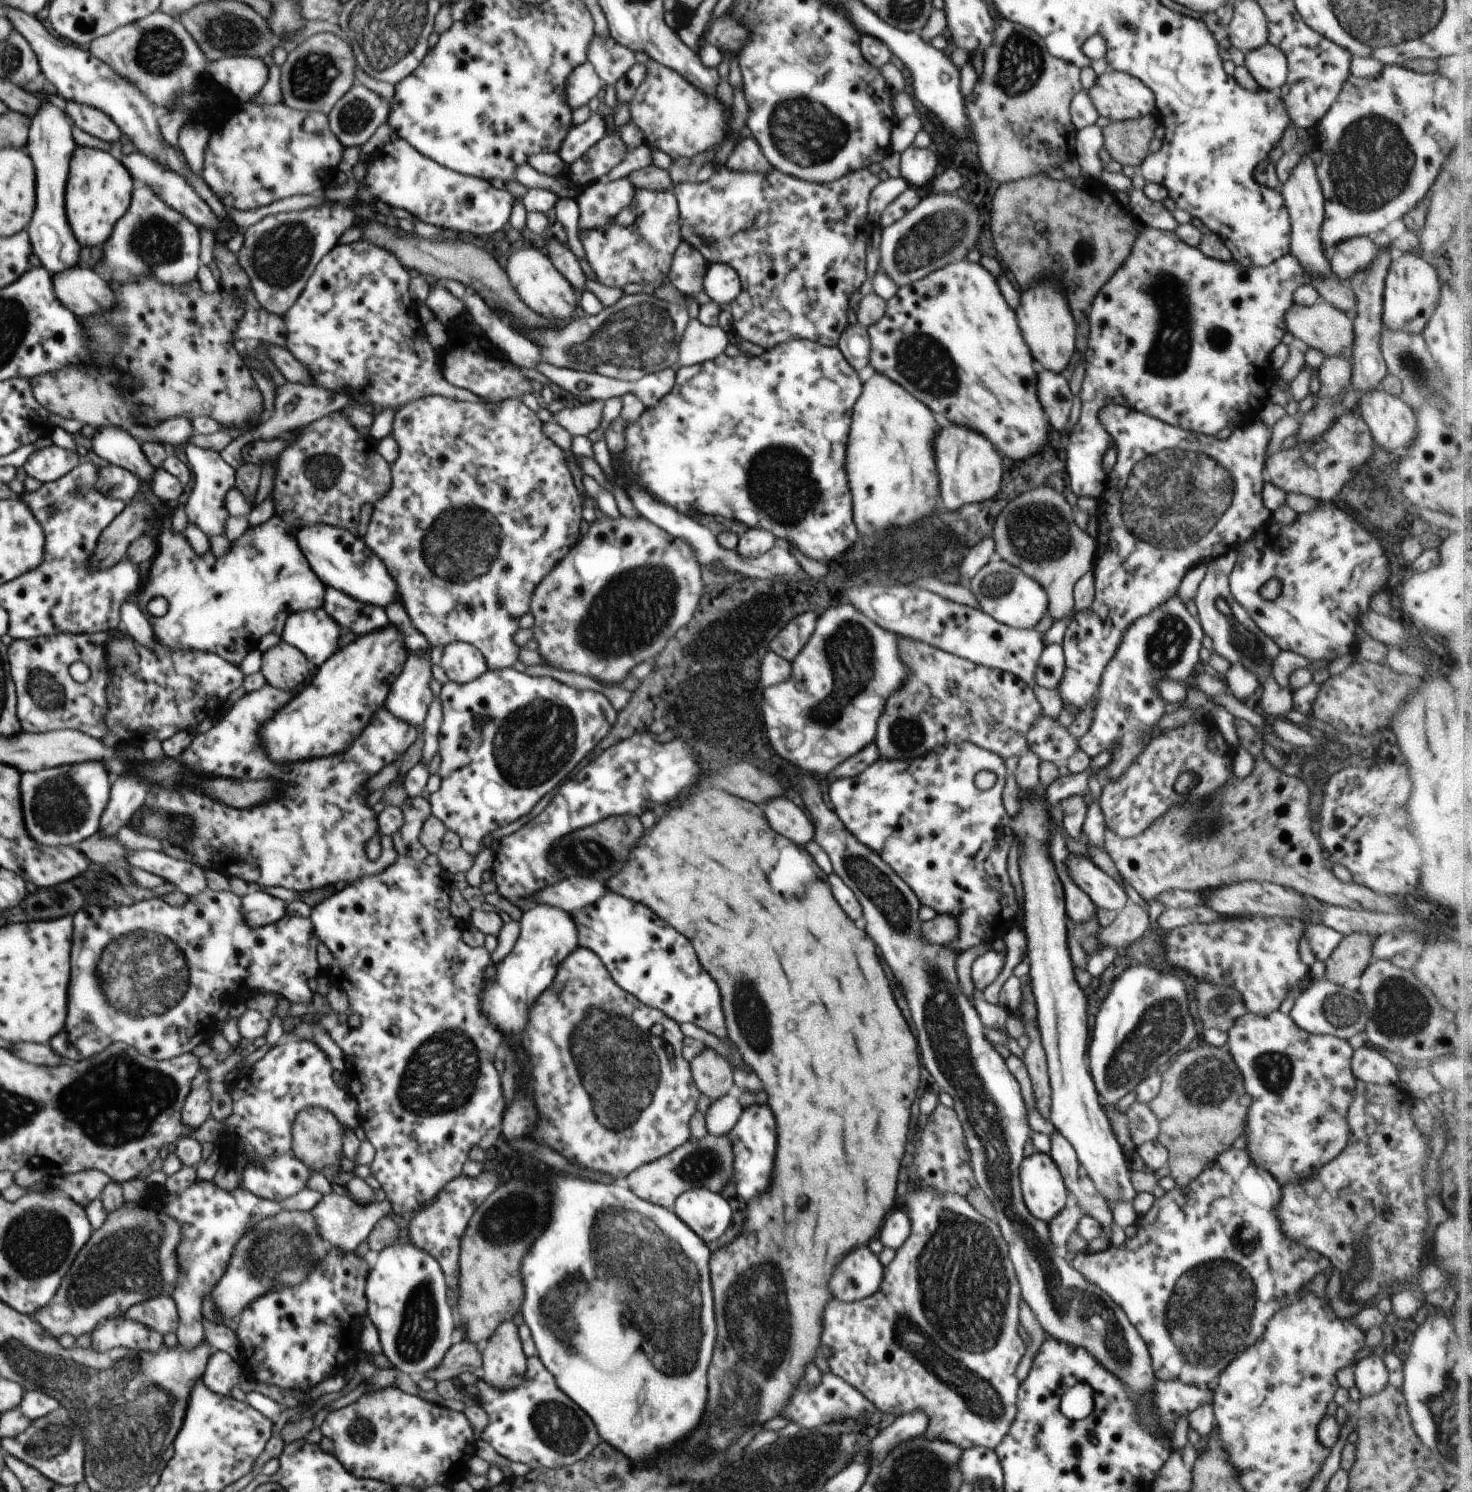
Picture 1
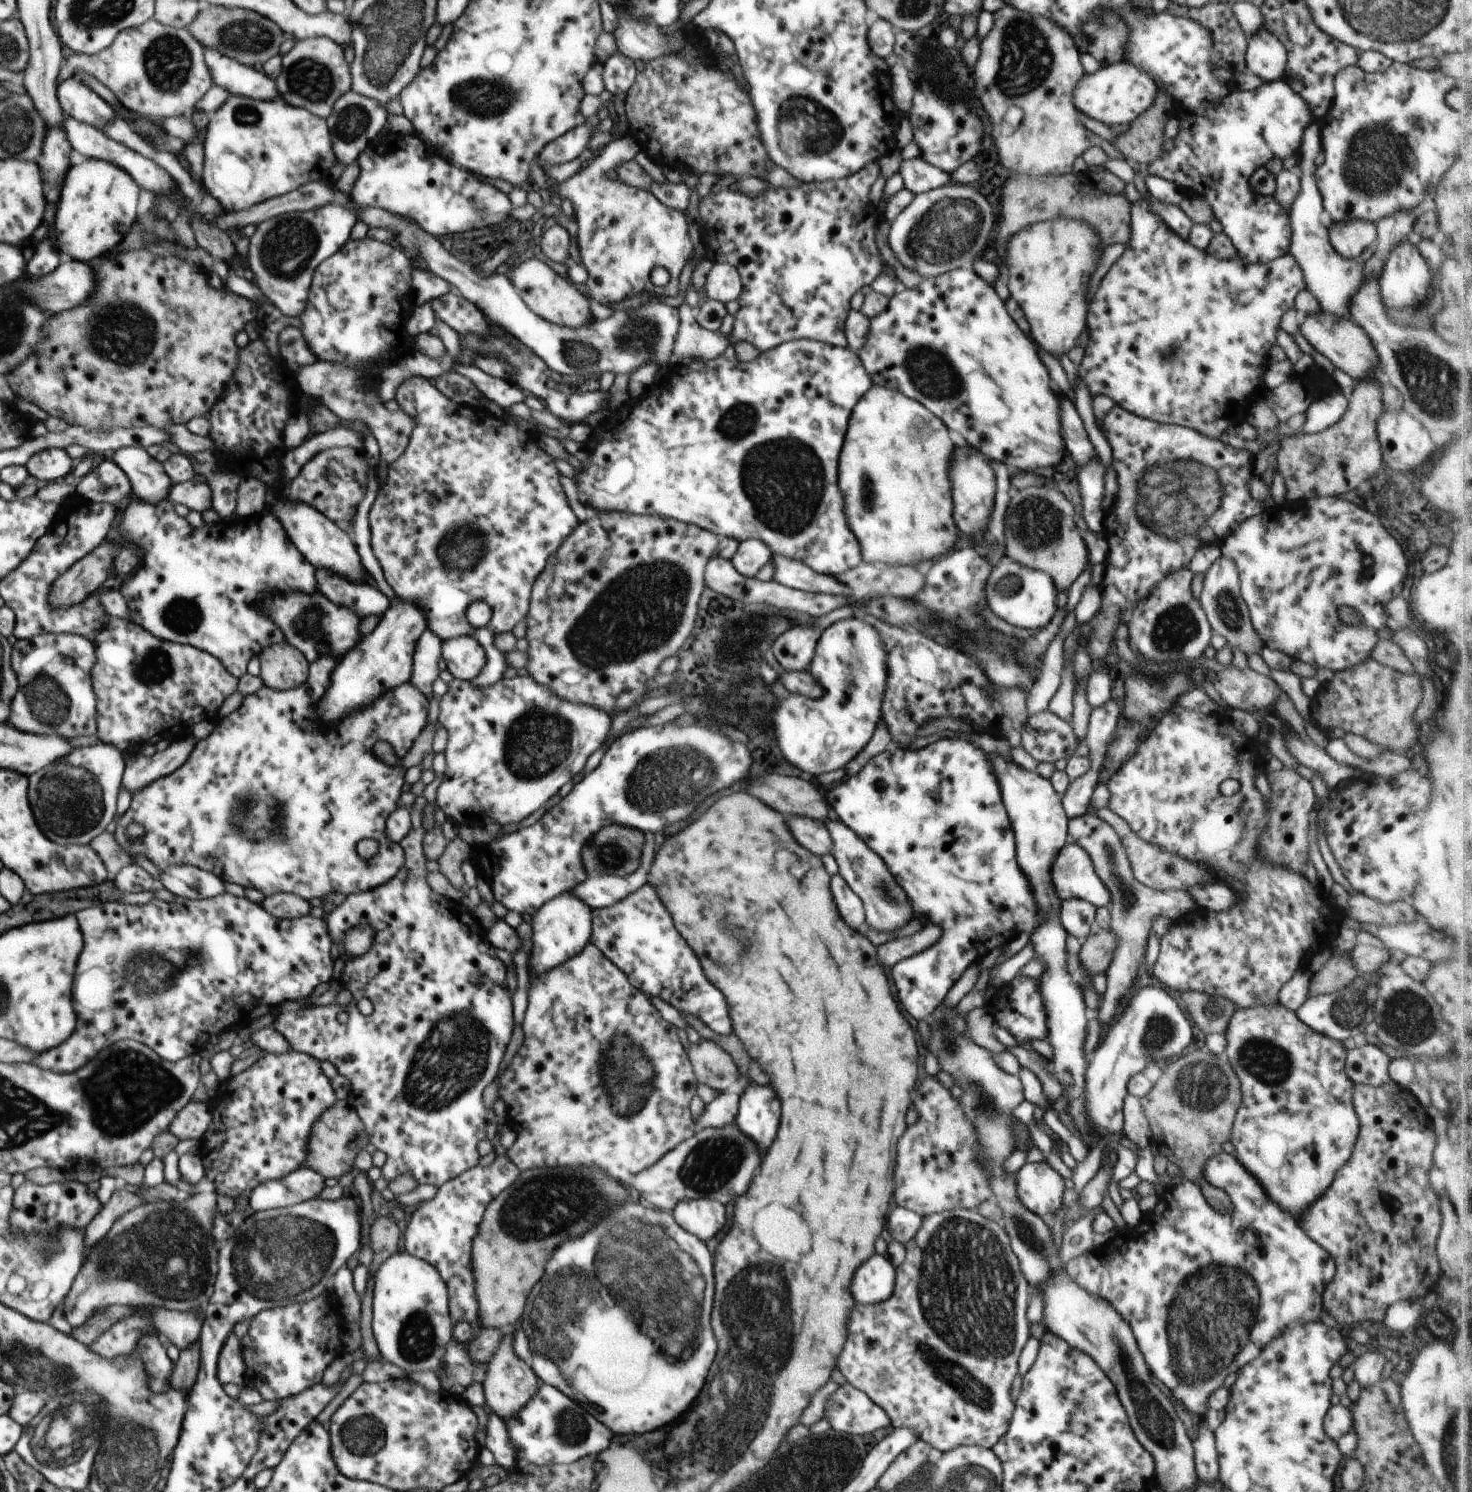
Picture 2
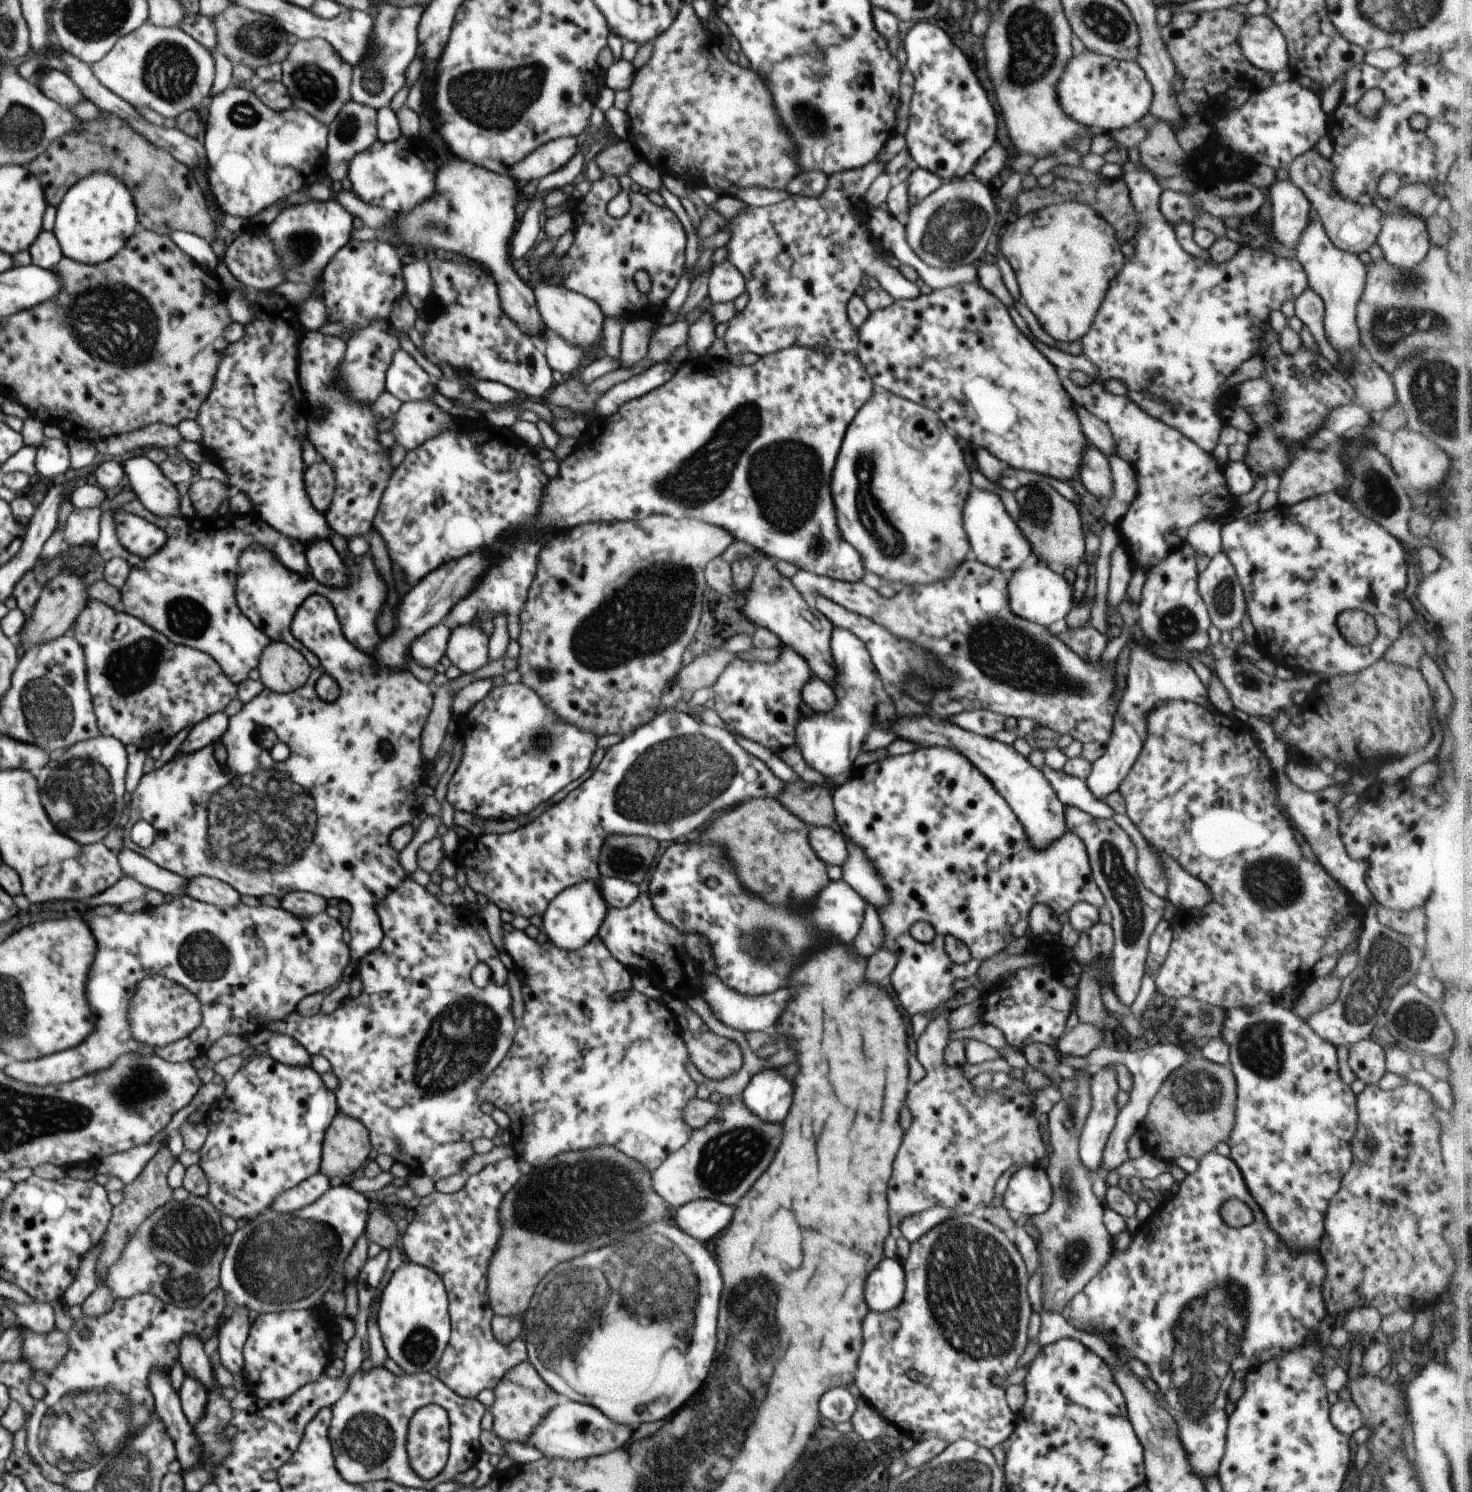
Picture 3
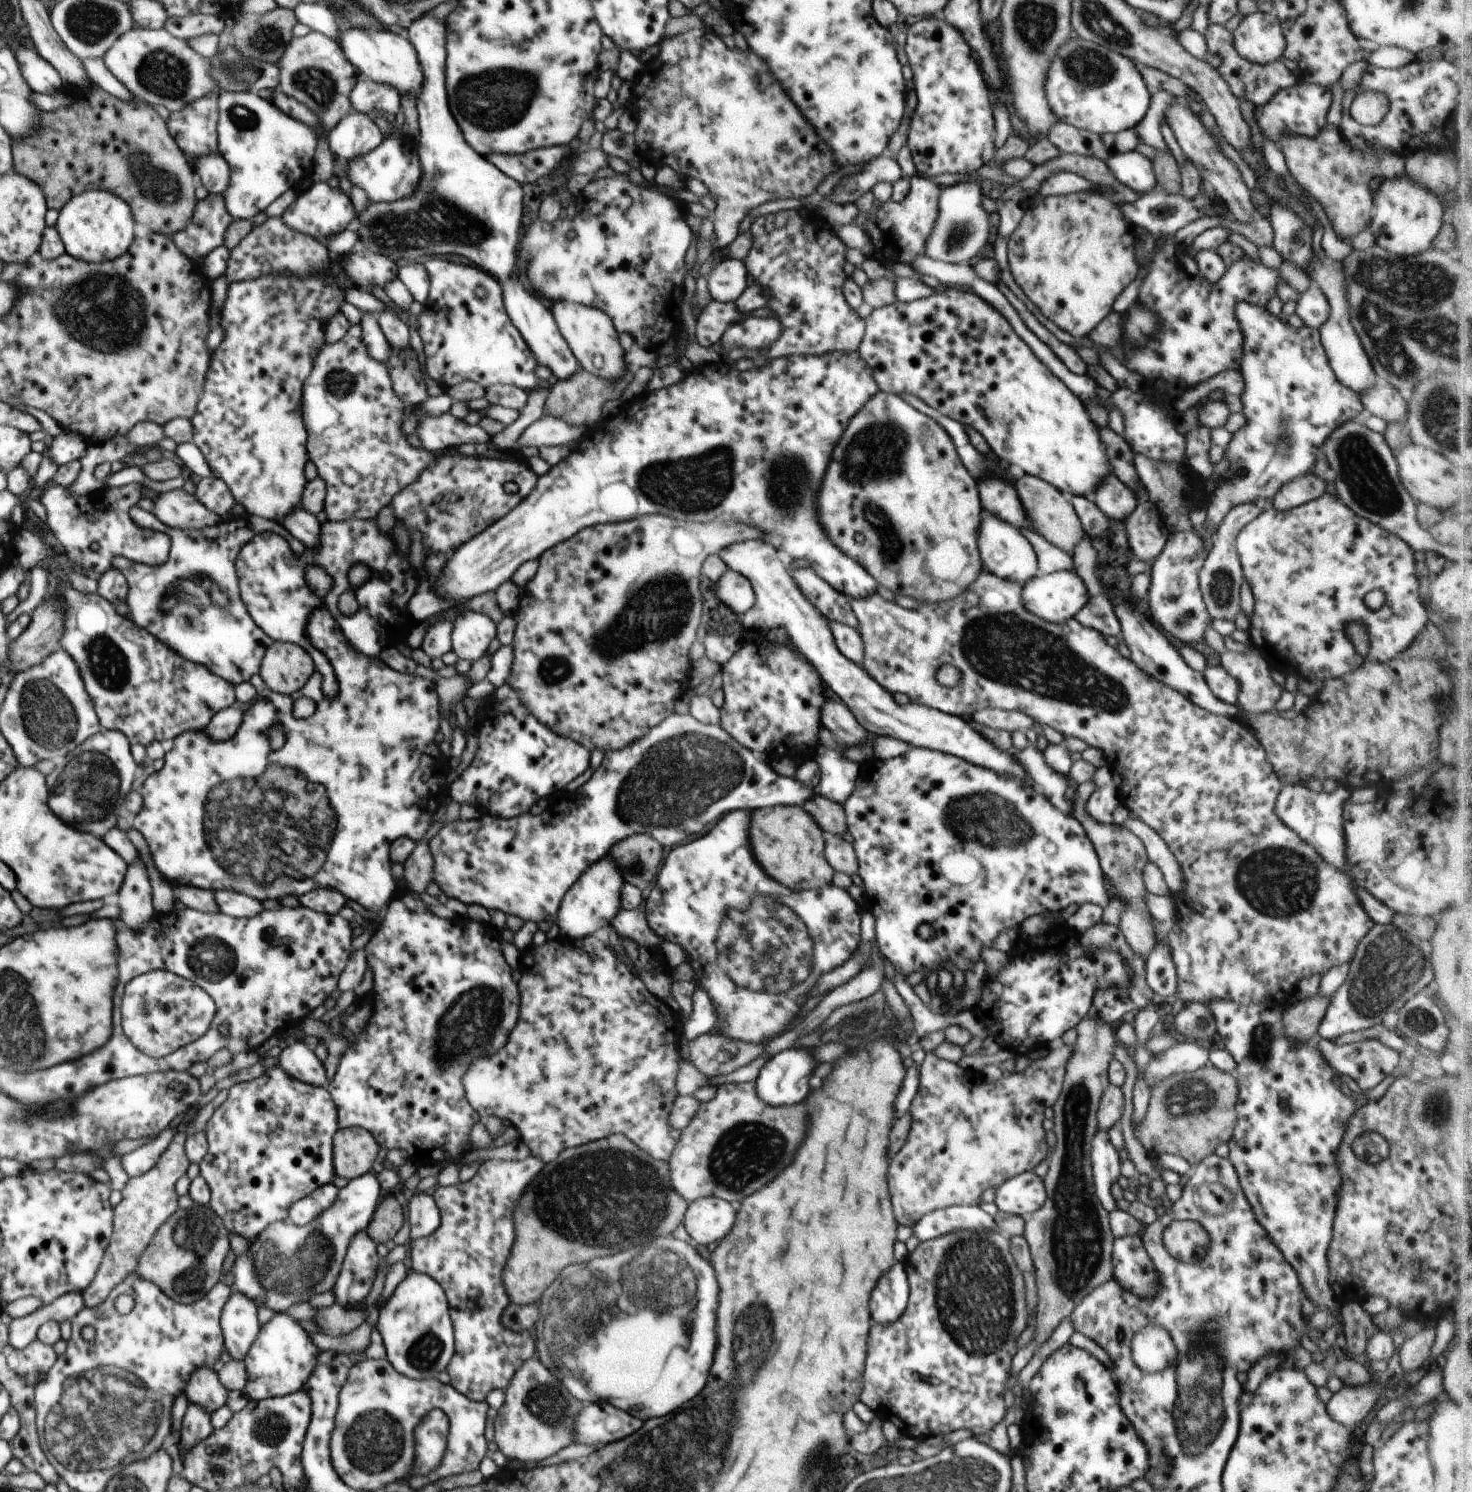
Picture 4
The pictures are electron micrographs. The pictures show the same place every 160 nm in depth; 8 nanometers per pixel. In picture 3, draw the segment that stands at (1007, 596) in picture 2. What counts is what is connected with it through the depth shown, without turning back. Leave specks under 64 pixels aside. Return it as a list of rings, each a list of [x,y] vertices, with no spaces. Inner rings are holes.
[[[1032,553],[1014,572],[1008,581],[1009,605],[1014,614],[1031,623],[1041,624],[1045,627],[1064,620],[1073,609],[1073,585],[1069,584],[1061,571],[1057,571],[1046,563],[1040,562]]]

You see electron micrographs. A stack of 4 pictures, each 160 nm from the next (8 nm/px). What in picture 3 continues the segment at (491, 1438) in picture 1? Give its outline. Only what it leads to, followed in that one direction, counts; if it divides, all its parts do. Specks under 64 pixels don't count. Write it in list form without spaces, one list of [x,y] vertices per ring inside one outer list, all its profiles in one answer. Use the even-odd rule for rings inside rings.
[[[563,1398],[560,1402],[541,1419],[530,1435],[528,1444],[538,1448],[545,1454],[545,1458],[566,1459],[576,1461],[594,1454],[604,1454],[610,1450],[616,1450],[628,1442],[632,1436],[632,1428],[626,1424],[618,1424],[610,1418],[606,1418],[598,1408],[580,1404]]]

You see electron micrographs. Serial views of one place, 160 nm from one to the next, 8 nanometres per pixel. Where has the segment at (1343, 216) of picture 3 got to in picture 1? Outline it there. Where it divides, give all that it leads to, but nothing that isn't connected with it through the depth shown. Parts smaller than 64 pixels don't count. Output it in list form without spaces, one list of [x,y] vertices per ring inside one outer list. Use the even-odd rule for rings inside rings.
[[[1364,235],[1339,242],[1329,254],[1334,276],[1340,280],[1350,279],[1365,269],[1380,249],[1383,248],[1374,243],[1372,236]]]

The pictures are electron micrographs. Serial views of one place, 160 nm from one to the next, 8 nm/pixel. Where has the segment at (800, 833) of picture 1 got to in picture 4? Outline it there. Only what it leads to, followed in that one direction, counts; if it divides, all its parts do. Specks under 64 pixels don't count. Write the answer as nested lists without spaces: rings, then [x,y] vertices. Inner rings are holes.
[[[825,833],[824,858],[835,872],[852,876],[858,873],[858,860],[852,844],[844,838]]]

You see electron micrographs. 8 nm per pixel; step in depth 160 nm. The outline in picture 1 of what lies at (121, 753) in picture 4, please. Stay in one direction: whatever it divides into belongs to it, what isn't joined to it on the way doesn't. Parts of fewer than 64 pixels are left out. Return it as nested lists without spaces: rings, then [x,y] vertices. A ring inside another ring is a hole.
[[[100,761],[50,767],[42,772],[22,774],[21,798],[26,806],[24,815],[29,835],[39,844],[49,847],[65,845],[75,848],[98,832],[98,824],[101,824],[101,818],[108,808],[112,782],[109,770]]]

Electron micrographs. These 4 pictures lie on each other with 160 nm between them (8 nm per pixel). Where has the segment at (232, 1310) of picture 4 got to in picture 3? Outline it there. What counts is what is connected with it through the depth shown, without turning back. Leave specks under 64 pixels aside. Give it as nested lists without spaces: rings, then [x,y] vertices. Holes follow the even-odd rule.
[[[237,1308],[232,1314],[224,1317],[217,1332],[217,1340],[222,1364],[233,1374],[240,1373],[245,1365],[243,1346],[247,1341],[251,1322],[248,1309]]]

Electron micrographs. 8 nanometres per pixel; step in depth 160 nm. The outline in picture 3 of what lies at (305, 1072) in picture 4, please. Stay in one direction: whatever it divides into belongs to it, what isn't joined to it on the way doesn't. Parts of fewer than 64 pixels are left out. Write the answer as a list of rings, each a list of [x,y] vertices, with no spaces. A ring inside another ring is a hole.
[[[276,1035],[266,1043],[268,1054],[282,1064],[295,1067],[311,1067],[311,1054],[288,1035]]]

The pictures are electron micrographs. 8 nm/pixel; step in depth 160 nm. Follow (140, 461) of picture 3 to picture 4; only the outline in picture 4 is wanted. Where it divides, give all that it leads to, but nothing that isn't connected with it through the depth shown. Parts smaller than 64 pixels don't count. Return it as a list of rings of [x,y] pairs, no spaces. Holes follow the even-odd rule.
[[[183,489],[160,493],[153,501],[153,514],[166,526],[181,530],[203,530],[218,525],[221,516],[202,506]]]

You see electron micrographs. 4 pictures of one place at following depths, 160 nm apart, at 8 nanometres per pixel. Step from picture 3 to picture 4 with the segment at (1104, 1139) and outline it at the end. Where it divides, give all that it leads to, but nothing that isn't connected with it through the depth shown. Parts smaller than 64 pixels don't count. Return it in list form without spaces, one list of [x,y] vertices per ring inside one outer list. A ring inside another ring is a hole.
[[[1098,1129],[1090,1146],[1090,1164],[1096,1197],[1108,1213],[1116,1209],[1111,1190],[1121,1176],[1121,1162],[1118,1151],[1110,1142],[1108,1131]]]

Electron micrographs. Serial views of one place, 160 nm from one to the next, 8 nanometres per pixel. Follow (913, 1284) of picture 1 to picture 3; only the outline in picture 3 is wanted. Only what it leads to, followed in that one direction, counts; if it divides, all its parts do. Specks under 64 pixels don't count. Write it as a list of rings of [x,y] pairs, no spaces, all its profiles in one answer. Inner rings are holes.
[[[956,1214],[930,1230],[930,1234],[924,1234],[924,1238],[920,1238],[918,1242],[911,1243],[909,1256],[903,1262],[903,1269],[906,1287],[903,1301],[894,1310],[885,1313],[870,1311],[862,1324],[863,1343],[855,1374],[855,1384],[862,1398],[872,1405],[888,1423],[895,1425],[902,1434],[906,1434],[918,1443],[928,1439],[944,1439],[949,1443],[966,1439],[987,1449],[991,1449],[996,1444],[1002,1444],[1014,1432],[1017,1415],[1008,1406],[1006,1388],[994,1384],[991,1378],[1002,1376],[1005,1381],[1016,1370],[1016,1364],[1028,1344],[1028,1322],[1033,1311],[1026,1292],[1029,1276],[1022,1255],[1006,1234],[988,1222],[986,1218],[981,1219],[973,1214]]]

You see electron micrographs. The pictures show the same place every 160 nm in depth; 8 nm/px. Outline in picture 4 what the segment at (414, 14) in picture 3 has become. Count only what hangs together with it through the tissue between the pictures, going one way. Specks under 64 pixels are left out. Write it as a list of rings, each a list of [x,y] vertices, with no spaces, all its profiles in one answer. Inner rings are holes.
[[[359,77],[356,87],[350,94],[353,111],[370,114],[372,110],[382,110],[387,115],[396,117],[400,112],[400,96],[388,84],[380,84],[367,77]]]

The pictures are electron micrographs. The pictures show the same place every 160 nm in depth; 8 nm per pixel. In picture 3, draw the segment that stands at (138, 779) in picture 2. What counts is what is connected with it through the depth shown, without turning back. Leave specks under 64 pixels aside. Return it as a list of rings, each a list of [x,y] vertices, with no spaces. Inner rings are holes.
[[[214,713],[212,716],[194,725],[185,741],[180,745],[178,753],[191,753],[208,745],[215,745],[222,738],[227,726],[229,717],[225,713]]]

